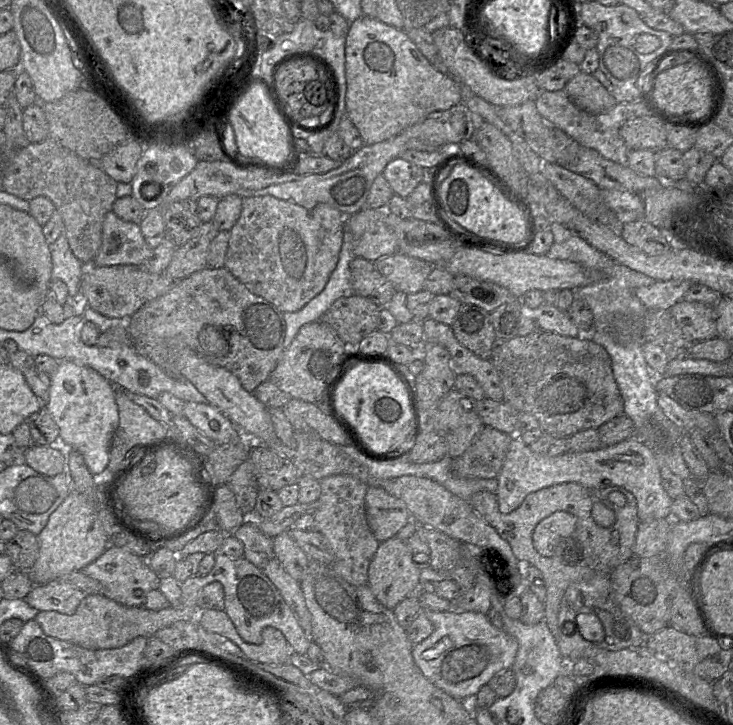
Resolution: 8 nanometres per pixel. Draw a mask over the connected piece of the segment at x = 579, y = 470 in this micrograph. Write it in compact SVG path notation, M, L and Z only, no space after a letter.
M513 436L505 462L497 476L496 497L501 513L516 510L526 496L537 490L568 482L575 482L588 490L600 490L606 486L621 486L630 491L637 502L639 520L671 518L672 499L662 486L661 463L654 450L634 436L596 450L567 451L558 456L533 452L519 436Z

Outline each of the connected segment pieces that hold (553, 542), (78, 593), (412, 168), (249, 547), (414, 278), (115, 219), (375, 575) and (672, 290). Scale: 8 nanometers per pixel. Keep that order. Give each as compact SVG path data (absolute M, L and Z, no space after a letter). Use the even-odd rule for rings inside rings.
M557 511L540 521L533 532L533 546L544 557L555 555L562 540L570 538L576 528L576 517L566 511Z
M53 580L34 585L24 599L38 611L56 611L71 615L86 595L73 584Z
M397 157L382 172L393 192L407 198L417 185L423 182L423 168Z
M255 510L252 515L245 515L245 522L234 531L233 535L244 546L243 556L259 568L275 557L273 538L266 536L258 527L260 518Z
M396 252L374 261L377 270L384 275L397 291L406 294L423 289L425 279L433 265L402 252Z
M112 210L105 215L102 224L101 246L93 259L94 266L142 266L152 254L153 249L147 245L139 224L123 221Z
M392 537L379 544L368 568L368 585L376 599L386 608L393 609L419 588L421 569L413 561L407 541Z
M689 280L655 281L650 286L639 287L635 290L636 297L648 308L648 310L667 310L683 299L694 282Z

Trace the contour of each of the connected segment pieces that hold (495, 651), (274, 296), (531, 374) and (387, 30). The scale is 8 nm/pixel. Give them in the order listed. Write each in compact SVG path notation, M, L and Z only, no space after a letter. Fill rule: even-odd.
M424 610L424 613L434 630L426 639L413 645L413 660L429 681L454 699L471 702L494 676L511 669L518 643L505 631L494 627L486 615L455 610Z
M269 195L244 198L239 219L229 231L224 267L281 312L298 311L324 289L337 265L344 217L325 203L305 208Z
M537 331L508 340L496 338L490 360L502 382L503 401L520 413L533 415L539 422L540 430L555 439L568 439L581 430L598 429L624 413L623 398L613 375L610 356L588 337Z
M362 15L350 23L345 42L346 112L364 145L383 142L433 113L463 102L463 86L436 69L403 29Z

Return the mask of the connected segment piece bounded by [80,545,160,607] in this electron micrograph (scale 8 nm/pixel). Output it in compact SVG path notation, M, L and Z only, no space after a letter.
M109 545L97 559L80 571L102 584L102 595L129 607L143 606L147 592L158 589L160 581L140 556L115 545Z

